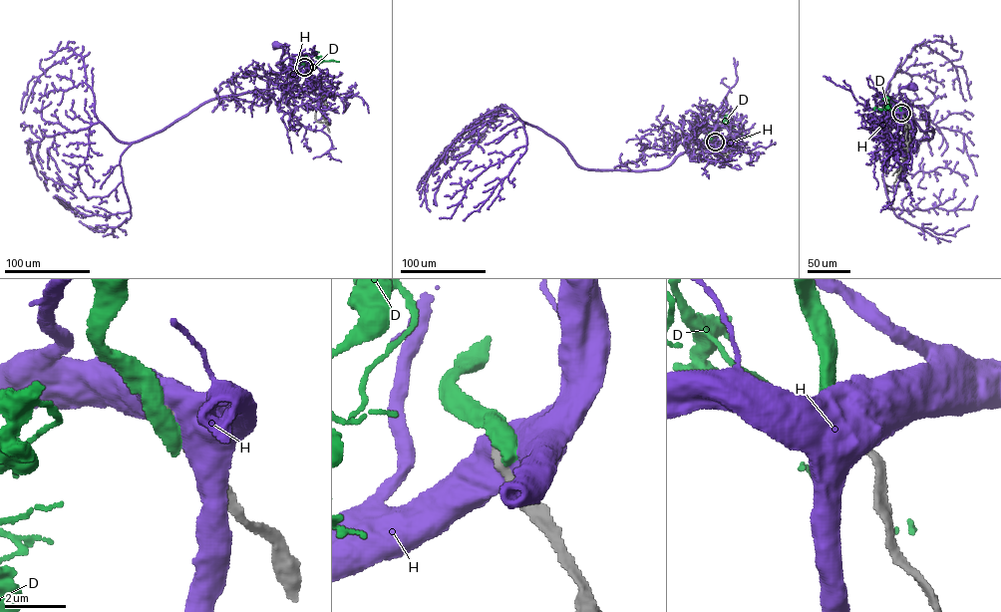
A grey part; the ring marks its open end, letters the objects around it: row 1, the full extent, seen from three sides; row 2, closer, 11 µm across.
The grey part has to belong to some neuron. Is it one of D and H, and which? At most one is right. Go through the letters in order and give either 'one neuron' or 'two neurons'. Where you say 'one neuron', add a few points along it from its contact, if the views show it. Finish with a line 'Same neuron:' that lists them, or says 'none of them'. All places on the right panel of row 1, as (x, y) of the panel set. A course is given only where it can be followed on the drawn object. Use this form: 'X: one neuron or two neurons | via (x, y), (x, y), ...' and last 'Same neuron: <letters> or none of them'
D: two neurons
H: two neurons
Same neuron: none of them

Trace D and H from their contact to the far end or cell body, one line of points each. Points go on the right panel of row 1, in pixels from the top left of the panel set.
D: (901, 113), (898, 108), (886, 107), (891, 114)
H: (901, 114), (909, 114), (899, 90), (911, 85)

